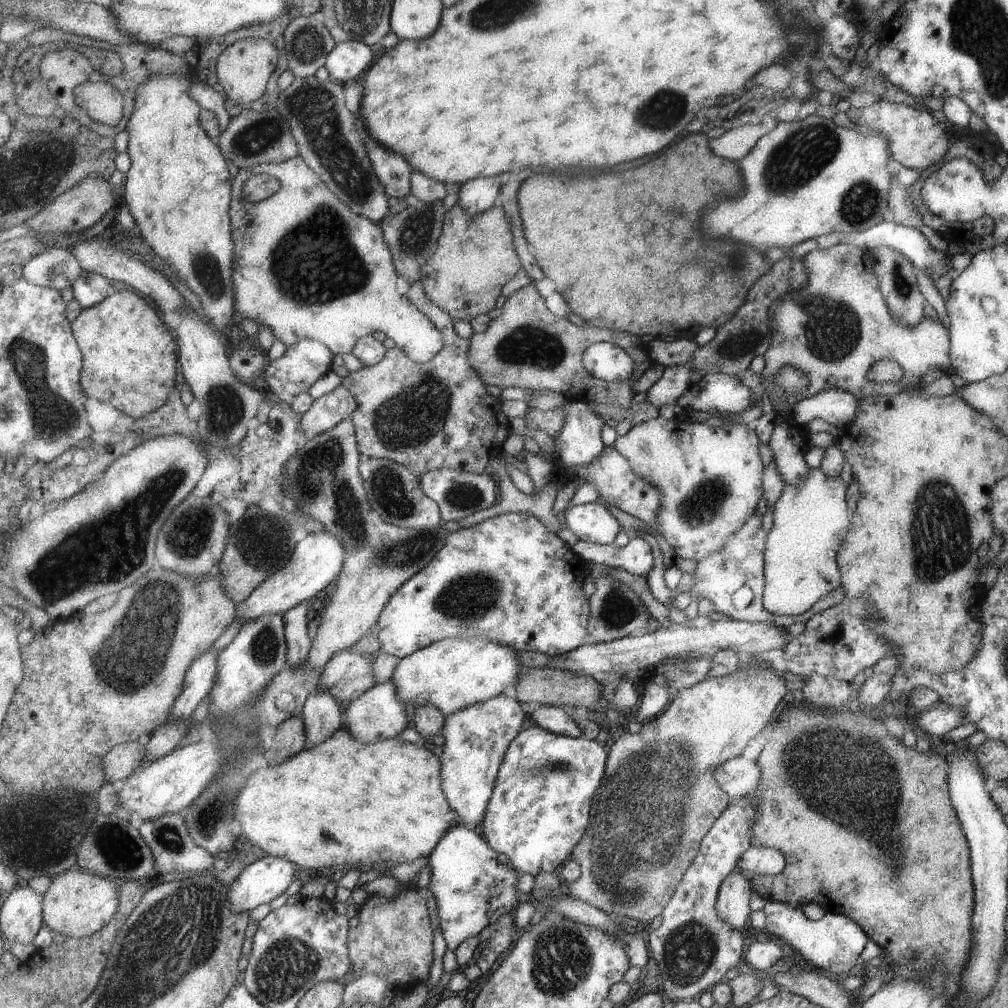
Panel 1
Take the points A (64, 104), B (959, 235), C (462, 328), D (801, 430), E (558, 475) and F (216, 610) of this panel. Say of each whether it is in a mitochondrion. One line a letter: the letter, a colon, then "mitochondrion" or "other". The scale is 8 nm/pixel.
A: other
B: other
C: other
D: other
E: other
F: other

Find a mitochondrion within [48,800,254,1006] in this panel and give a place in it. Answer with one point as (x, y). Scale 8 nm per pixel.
(118, 849)

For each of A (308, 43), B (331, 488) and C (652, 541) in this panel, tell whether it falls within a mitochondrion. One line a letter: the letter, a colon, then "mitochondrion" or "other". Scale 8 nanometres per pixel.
A: mitochondrion
B: mitochondrion
C: other

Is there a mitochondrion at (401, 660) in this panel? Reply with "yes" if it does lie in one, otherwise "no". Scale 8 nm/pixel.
no

